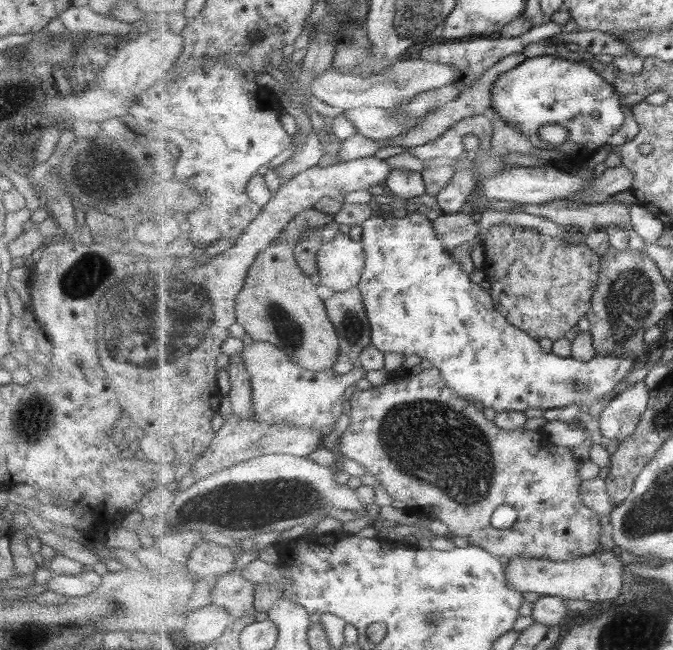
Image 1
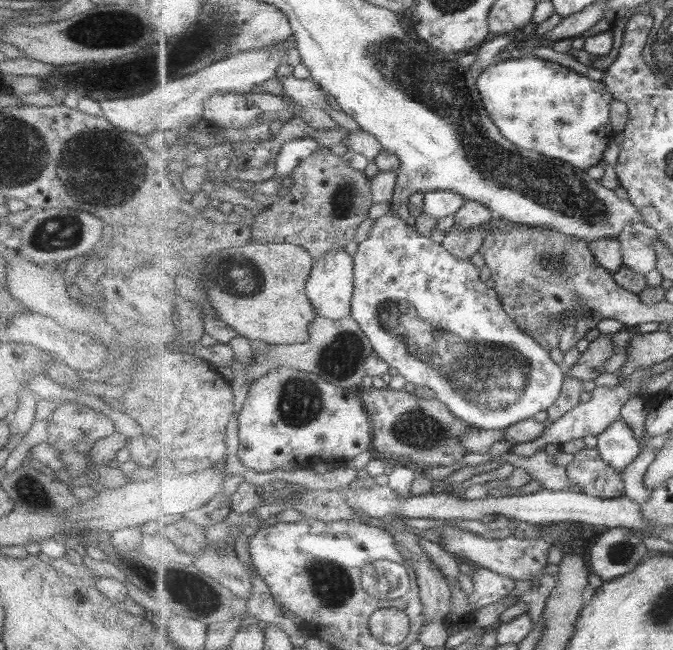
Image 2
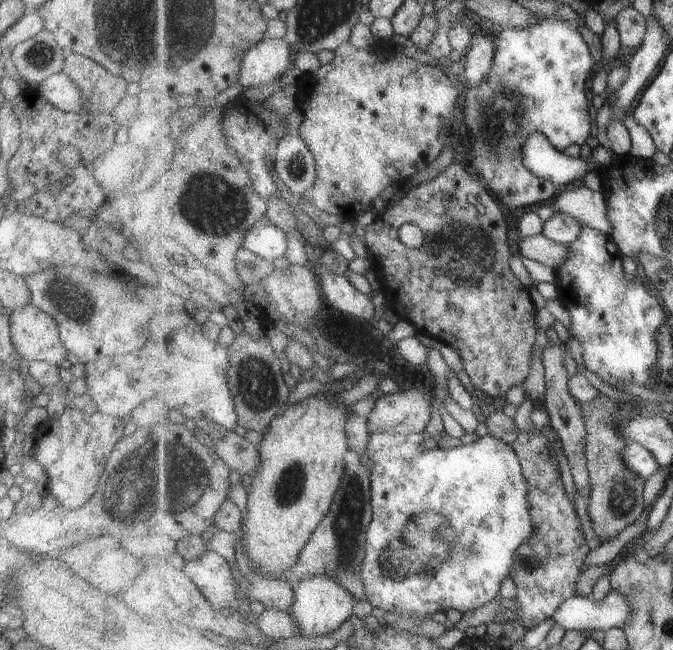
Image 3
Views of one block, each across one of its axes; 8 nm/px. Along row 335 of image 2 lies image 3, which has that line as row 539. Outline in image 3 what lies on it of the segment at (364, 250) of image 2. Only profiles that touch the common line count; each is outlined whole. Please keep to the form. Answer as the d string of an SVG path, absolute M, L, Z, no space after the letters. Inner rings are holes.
M372 432L369 437L369 444L365 455L375 463L372 468L372 502L373 520L368 530L368 555L364 562L364 582L367 599L373 607L392 612L401 618L408 620L431 620L435 612L445 612L455 609L459 612L473 612L493 598L500 595L499 587L501 581L506 578L513 578L513 568L516 567L517 550L521 544L531 540L536 534L536 525L532 516L532 501L529 500L529 482L525 480L524 469L516 449L507 441L499 440L495 436L479 433L479 438L473 443L461 444L458 447L445 449L434 448L425 450L423 448L423 434L393 434L392 432Z

